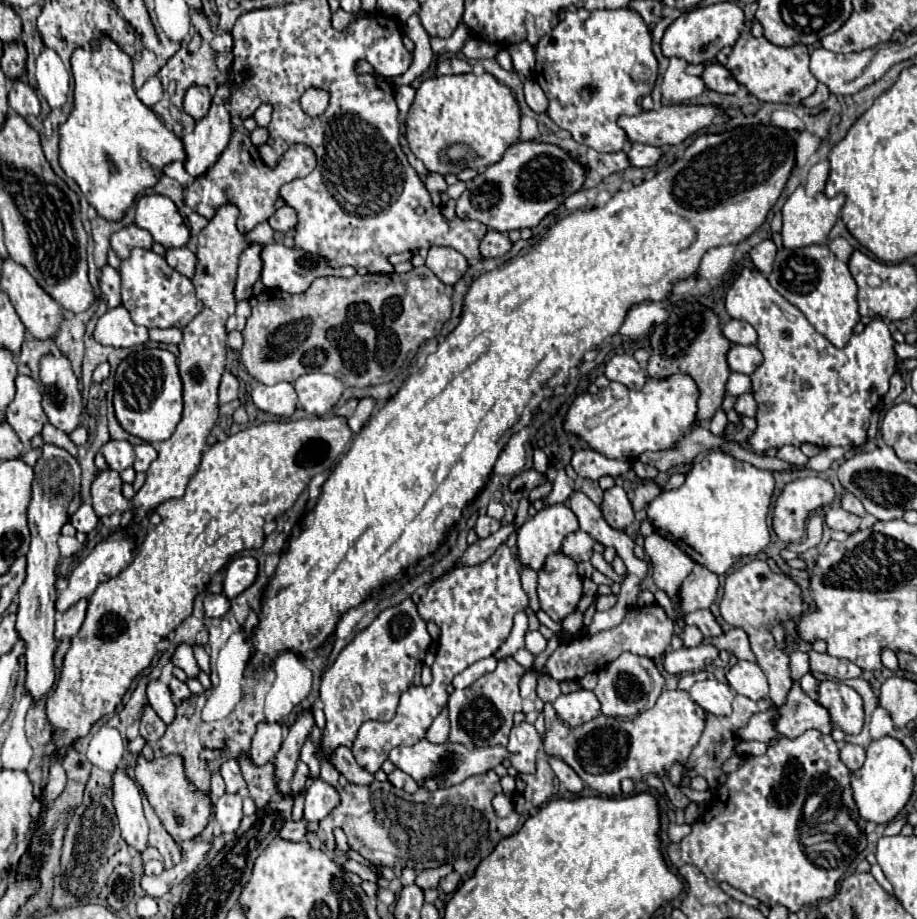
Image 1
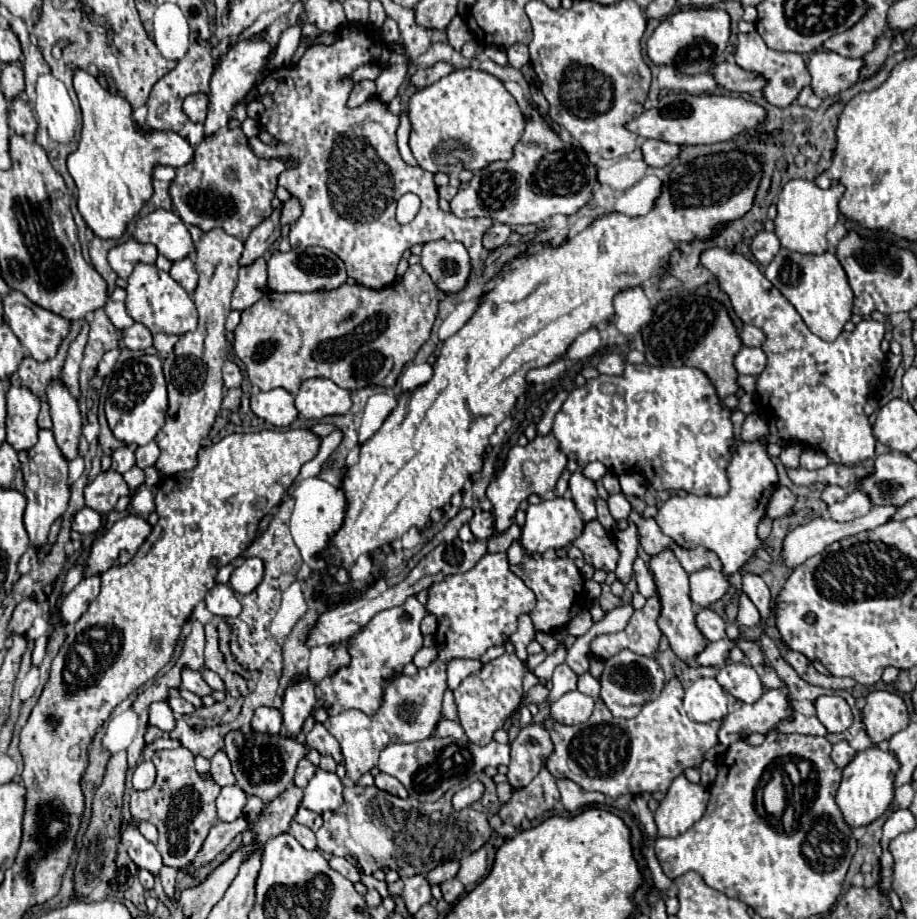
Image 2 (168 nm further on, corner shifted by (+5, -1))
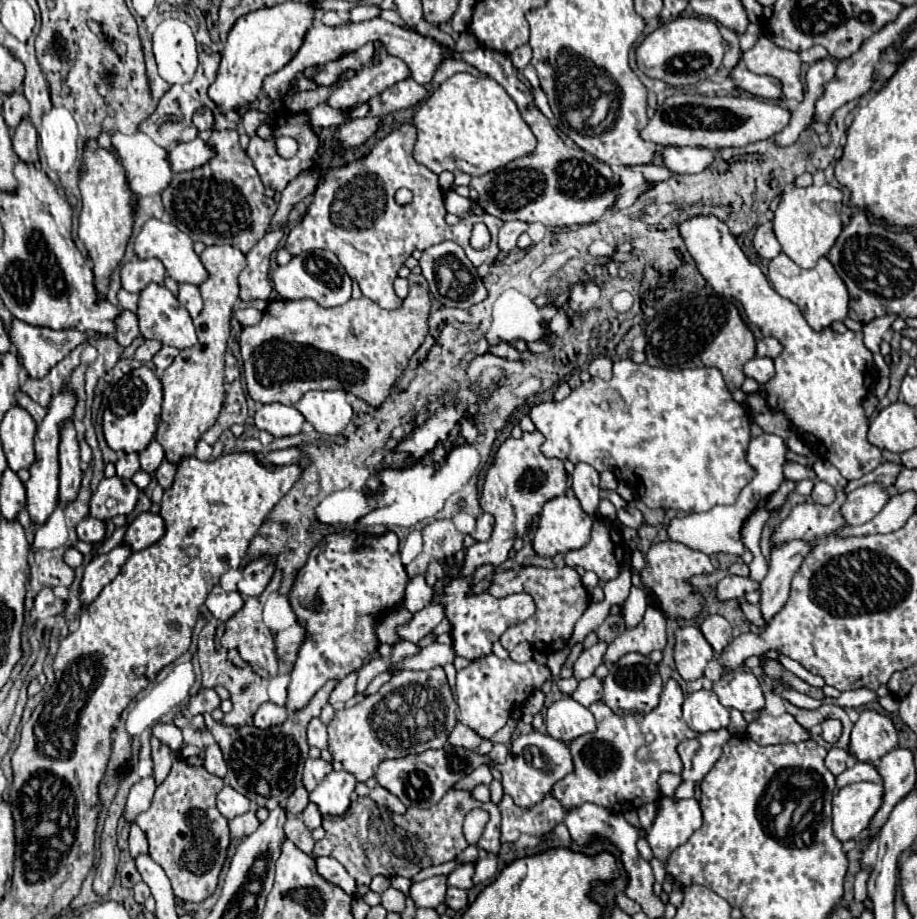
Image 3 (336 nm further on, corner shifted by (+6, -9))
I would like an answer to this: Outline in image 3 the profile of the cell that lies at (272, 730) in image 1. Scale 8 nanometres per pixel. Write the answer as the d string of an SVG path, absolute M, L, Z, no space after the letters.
M264 702L258 712L254 714L254 726L256 728L272 728L278 724L284 724L288 716L288 710L284 706L276 706L272 702Z

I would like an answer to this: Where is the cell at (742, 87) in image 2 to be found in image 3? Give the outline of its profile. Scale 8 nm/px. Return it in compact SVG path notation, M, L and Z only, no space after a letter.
M738 64L732 72L730 78L736 82L736 88L758 96L758 98L766 98L766 100L778 100L780 98L780 82L772 76L760 76L754 74L750 70L744 68L744 64Z

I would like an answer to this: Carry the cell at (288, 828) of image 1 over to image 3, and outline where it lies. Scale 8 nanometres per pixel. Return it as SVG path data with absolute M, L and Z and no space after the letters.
M308 804L306 806L306 810L302 812L302 822L306 824L306 828L310 828L310 830L314 830L314 828L318 828L320 826L320 820L322 820L322 816L320 816L320 812L318 812L318 808L316 808L316 804Z

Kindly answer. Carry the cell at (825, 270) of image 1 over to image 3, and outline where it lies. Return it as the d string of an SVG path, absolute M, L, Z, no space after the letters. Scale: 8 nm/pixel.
M778 254L774 260L770 260L768 280L780 296L788 298L800 308L808 326L816 332L828 328L836 320L842 322L848 318L848 290L828 258L820 258L812 270L804 270L796 266L786 254Z

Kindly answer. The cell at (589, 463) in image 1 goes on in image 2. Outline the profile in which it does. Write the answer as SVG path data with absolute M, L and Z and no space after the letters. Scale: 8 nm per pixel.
M589 462L589 464L585 464L585 468L583 468L583 472L585 472L585 476L589 476L591 480L601 480L603 476L605 476L605 472L607 472L607 468L601 464L601 462Z

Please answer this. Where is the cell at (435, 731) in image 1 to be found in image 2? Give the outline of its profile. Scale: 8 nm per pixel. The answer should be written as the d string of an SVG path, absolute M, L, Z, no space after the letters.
M443 718L439 724L437 724L437 730L435 730L435 736L453 736L453 738L461 738L465 732L463 732L463 728L461 728L461 724L459 722L455 722L455 720L447 720L447 718Z

